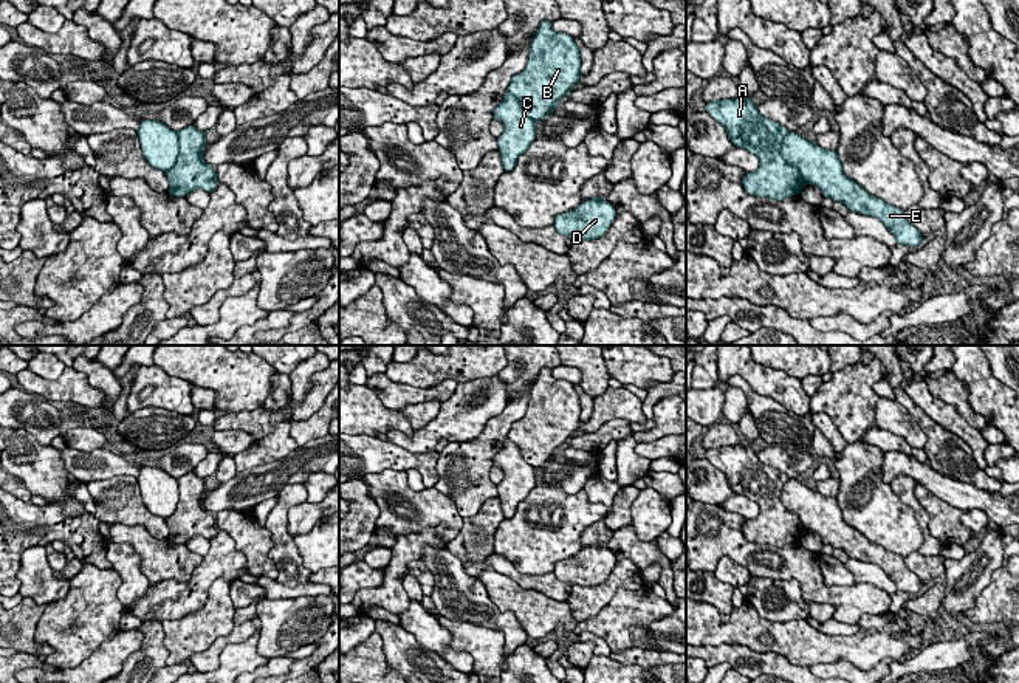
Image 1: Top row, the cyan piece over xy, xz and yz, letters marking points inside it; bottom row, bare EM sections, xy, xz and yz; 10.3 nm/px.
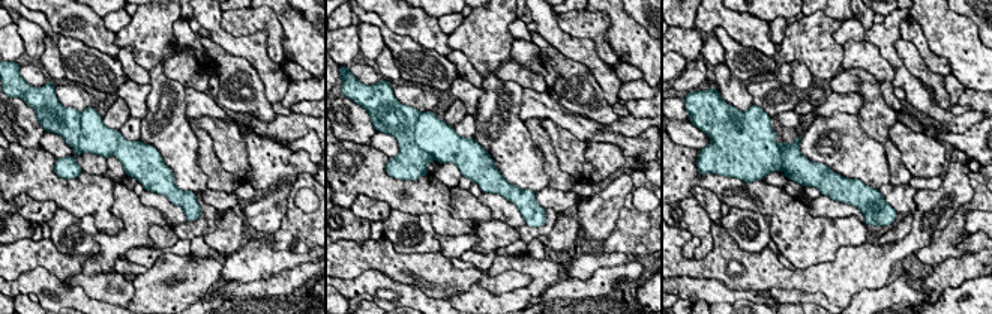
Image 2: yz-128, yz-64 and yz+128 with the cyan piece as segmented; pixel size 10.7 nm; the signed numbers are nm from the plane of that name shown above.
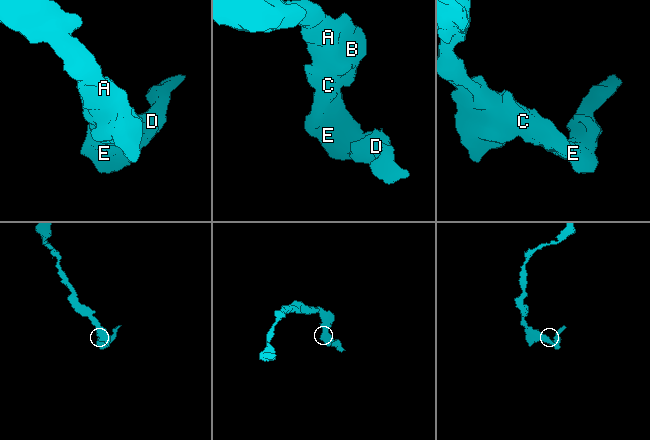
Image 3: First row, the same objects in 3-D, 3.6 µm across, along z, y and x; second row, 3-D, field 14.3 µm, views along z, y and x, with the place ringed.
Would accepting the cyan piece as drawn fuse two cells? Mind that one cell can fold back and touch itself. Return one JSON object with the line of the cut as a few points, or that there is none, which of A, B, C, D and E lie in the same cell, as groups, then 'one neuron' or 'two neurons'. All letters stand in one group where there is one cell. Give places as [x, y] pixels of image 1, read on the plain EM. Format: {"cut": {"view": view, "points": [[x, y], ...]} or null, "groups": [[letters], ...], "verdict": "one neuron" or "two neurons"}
{"cut": null, "groups": [["A", "B", "C", "D", "E"]], "verdict": "one neuron"}

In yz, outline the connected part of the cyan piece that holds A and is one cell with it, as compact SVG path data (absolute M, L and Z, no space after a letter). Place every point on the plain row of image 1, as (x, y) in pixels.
M751 444L711 448L705 451L705 458L726 475L734 494L759 505L759 516L745 519L742 525L746 541L782 548L808 530L818 533L824 545L844 550L850 559L878 565L898 592L920 592L921 578L906 567L900 554L870 542L850 527L835 497L822 496L763 465Z

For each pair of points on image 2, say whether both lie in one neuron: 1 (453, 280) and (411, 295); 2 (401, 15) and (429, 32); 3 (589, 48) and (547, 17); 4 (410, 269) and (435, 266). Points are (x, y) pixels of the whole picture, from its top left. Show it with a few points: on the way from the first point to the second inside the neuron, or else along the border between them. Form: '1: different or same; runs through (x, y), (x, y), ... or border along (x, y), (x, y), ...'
1: different; border along (390, 277), (399, 283), (414, 283), (434, 298)
2: same; runs through (401, 24), (404, 27), (420, 27)
3: same; runs through (577, 48), (569, 47), (551, 29)
4: same; runs through (416, 266), (429, 266)

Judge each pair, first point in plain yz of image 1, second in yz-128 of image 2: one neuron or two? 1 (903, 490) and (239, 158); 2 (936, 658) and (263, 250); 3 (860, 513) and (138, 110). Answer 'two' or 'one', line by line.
1: two
2: two
3: two

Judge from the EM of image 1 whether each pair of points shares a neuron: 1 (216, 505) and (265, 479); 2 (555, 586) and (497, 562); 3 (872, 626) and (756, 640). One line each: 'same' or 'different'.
1: same
2: same
3: same

